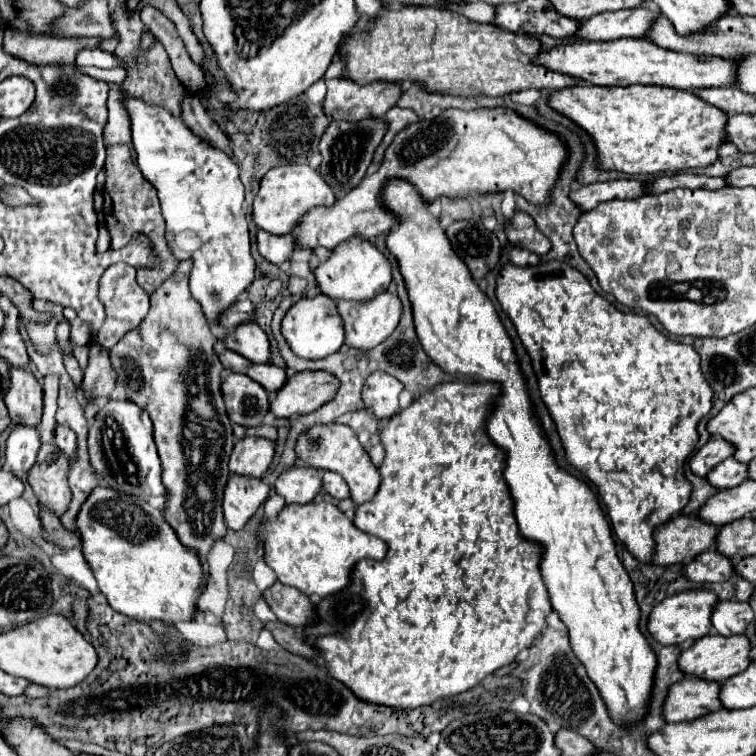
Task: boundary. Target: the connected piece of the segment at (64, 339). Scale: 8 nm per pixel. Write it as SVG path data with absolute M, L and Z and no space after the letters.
M60 320L58 326L56 326L56 336L58 336L58 340L60 340L60 346L62 346L66 352L72 352L72 344L68 344L68 326L70 326L68 320Z

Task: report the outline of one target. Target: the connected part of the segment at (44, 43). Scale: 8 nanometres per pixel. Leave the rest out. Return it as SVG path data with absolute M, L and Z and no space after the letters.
M4 32L4 52L32 66L64 66L72 64L80 48L96 48L102 40L88 38L56 38L56 36L20 36L20 32Z

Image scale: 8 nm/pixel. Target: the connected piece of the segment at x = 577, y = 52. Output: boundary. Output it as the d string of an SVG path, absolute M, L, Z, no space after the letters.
M618 38L616 42L572 42L558 44L540 52L534 64L552 72L560 72L596 86L630 86L630 84L660 84L680 90L698 92L712 86L734 84L734 62L724 58L708 58L664 50L646 38Z

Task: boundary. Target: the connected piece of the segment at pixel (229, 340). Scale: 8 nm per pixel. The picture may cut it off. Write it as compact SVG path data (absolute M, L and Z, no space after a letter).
M256 322L238 324L232 334L226 334L222 338L222 342L228 350L234 350L234 352L242 354L244 358L248 358L256 364L262 364L262 362L270 360L268 336L264 334L264 330Z

